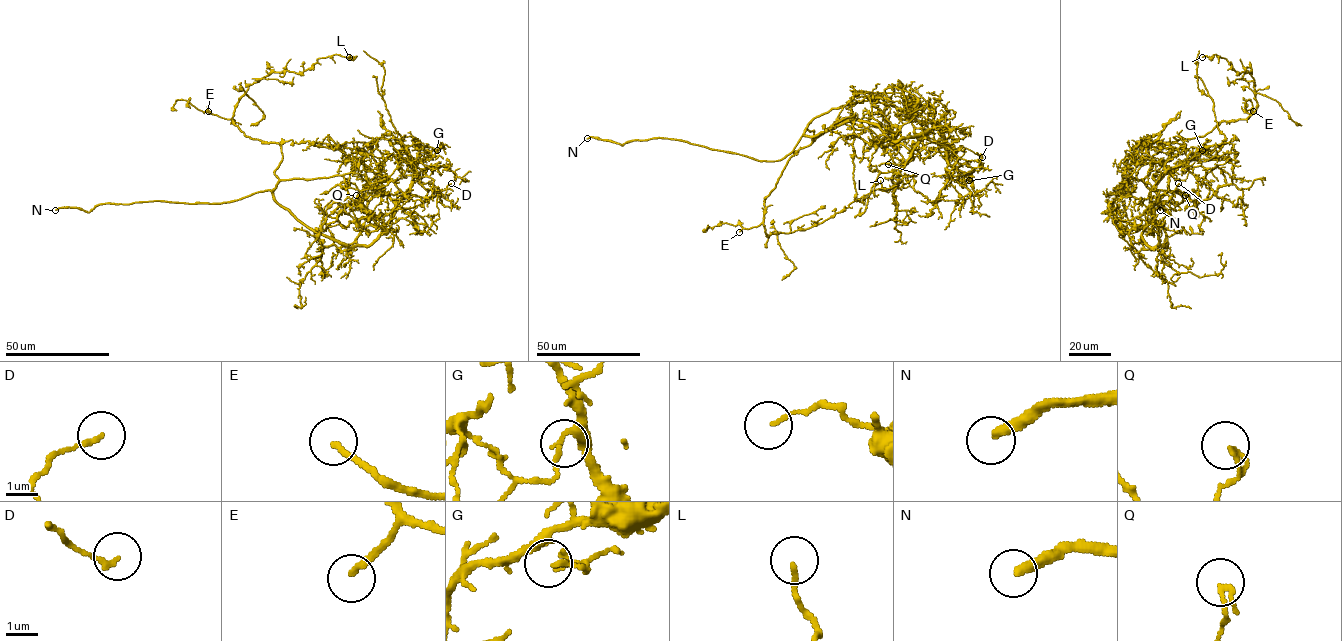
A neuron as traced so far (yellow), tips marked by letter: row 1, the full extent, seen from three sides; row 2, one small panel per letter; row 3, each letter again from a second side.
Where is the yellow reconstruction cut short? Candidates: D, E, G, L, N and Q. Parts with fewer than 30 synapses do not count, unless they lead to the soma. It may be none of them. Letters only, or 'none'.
E, N

